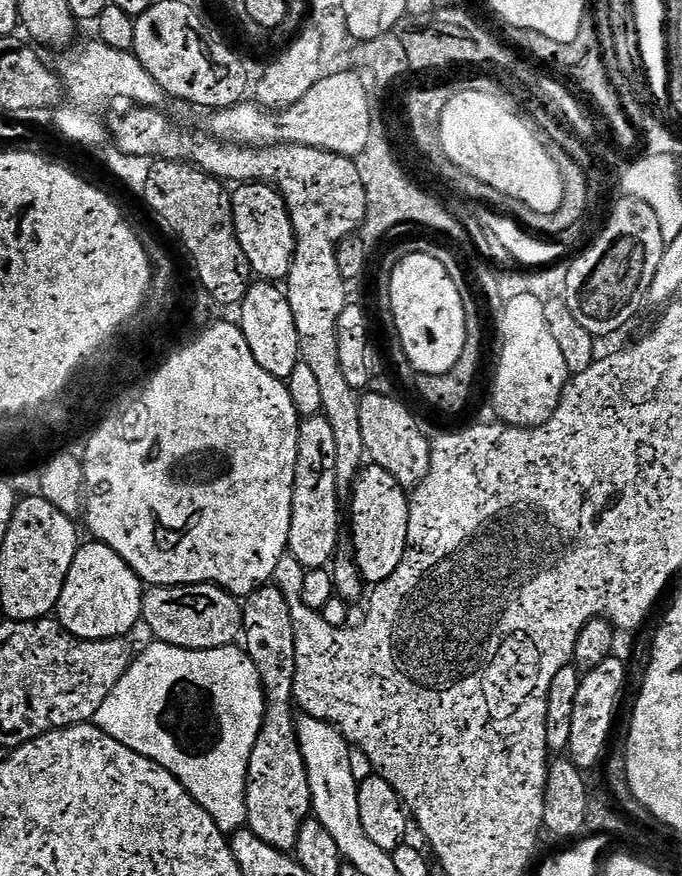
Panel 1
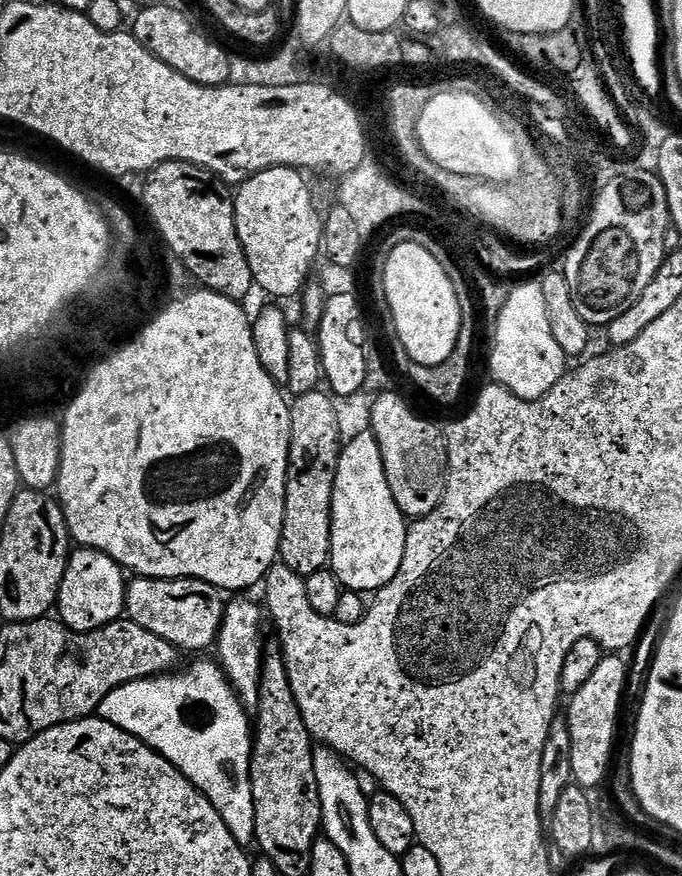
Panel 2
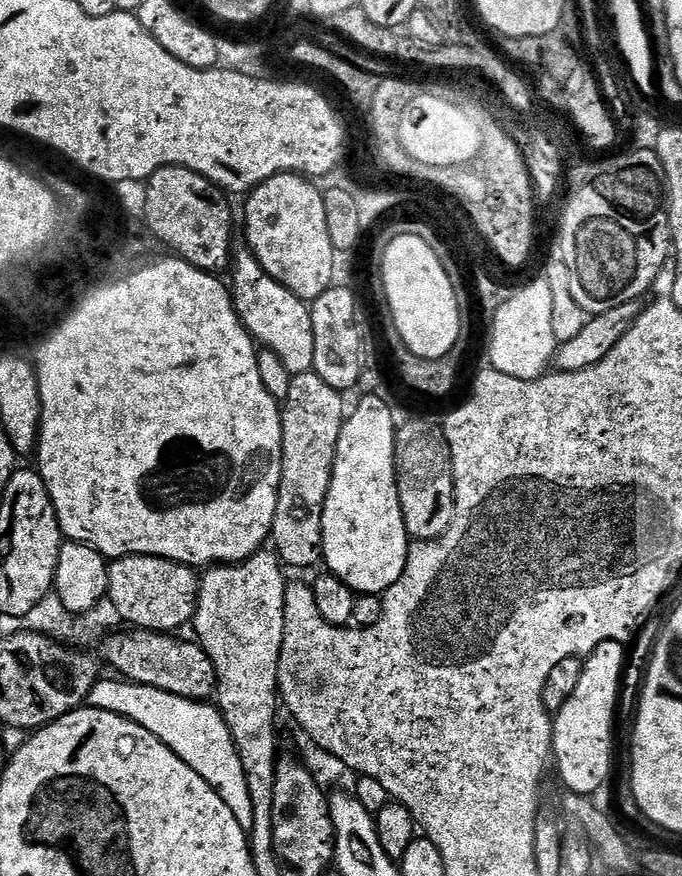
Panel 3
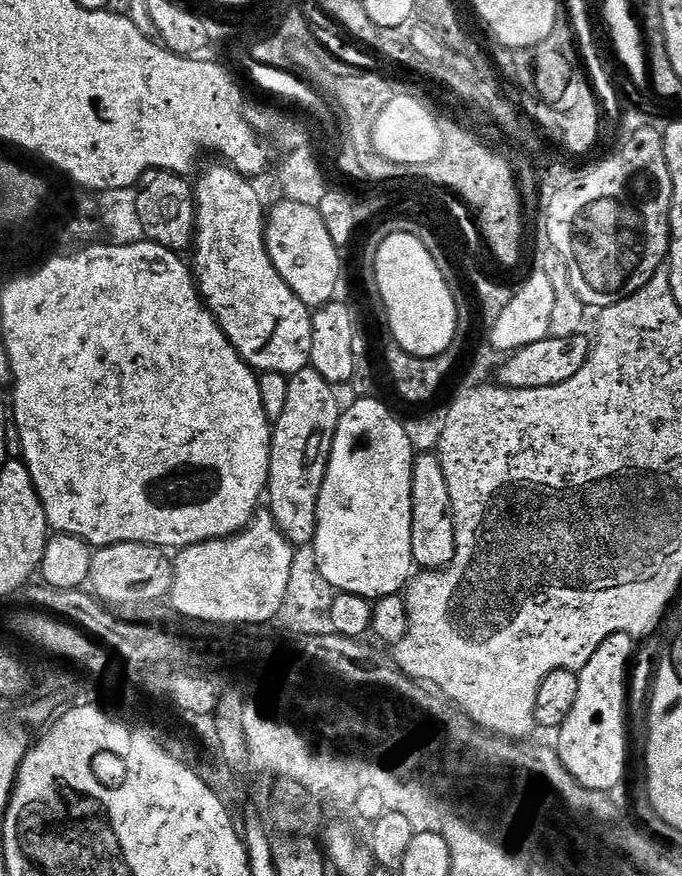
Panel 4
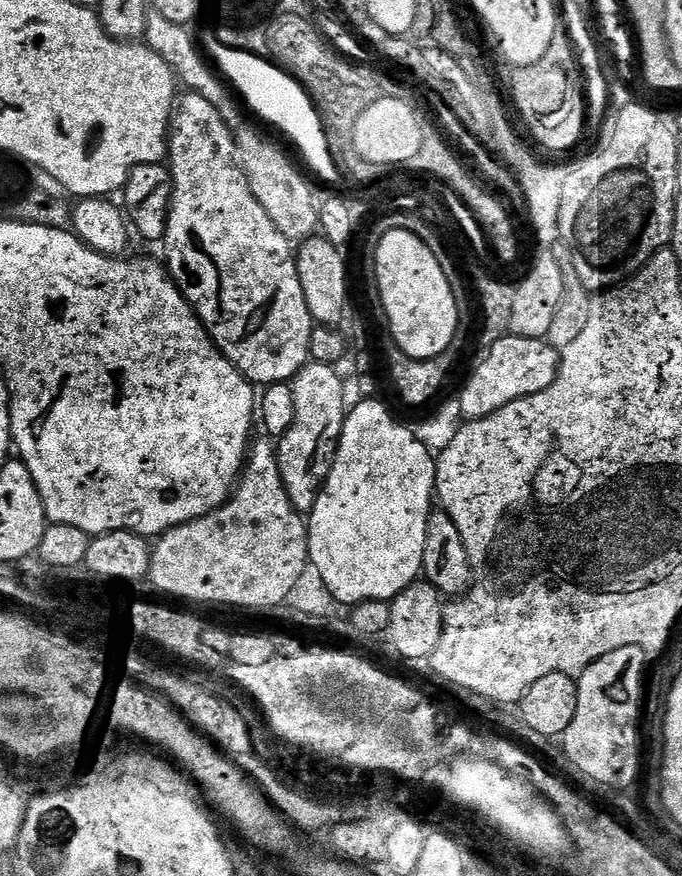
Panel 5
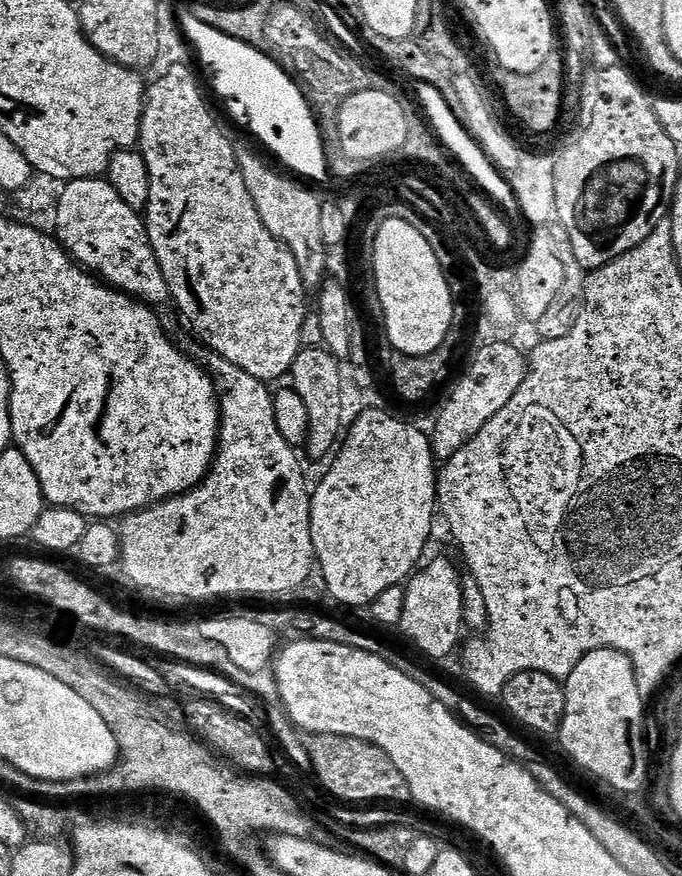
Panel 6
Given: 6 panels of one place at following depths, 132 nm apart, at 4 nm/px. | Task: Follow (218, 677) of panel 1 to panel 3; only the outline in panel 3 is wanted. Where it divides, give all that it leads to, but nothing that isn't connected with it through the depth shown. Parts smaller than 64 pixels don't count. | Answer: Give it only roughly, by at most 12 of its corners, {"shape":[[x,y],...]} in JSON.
{"shape":[[101,678],[87,707],[154,734],[251,833],[246,770],[220,709]]}

